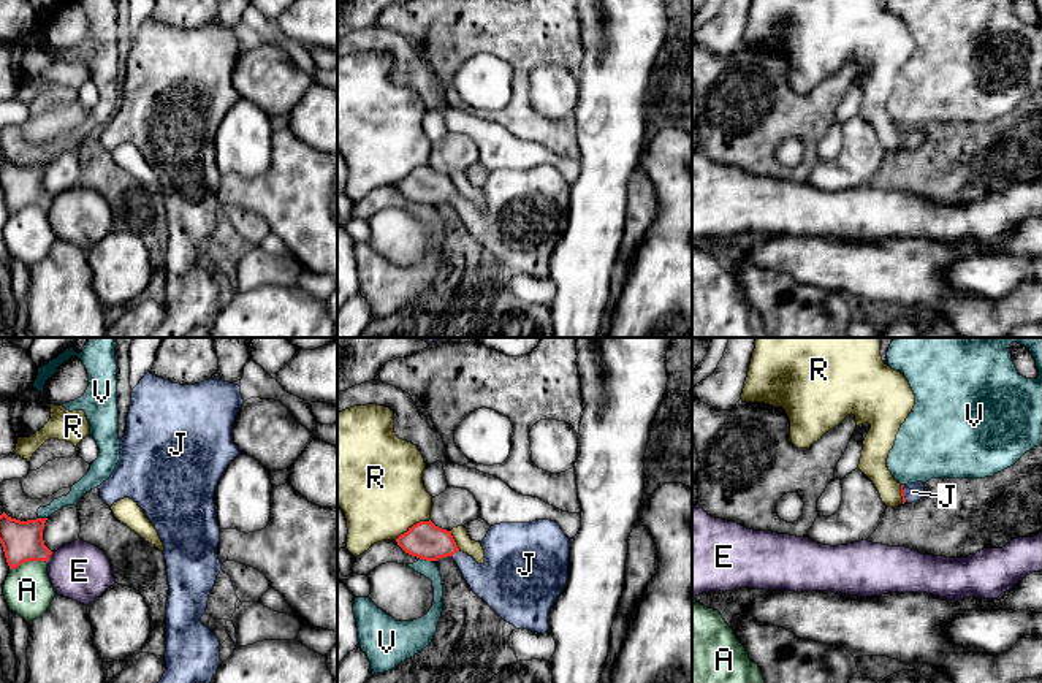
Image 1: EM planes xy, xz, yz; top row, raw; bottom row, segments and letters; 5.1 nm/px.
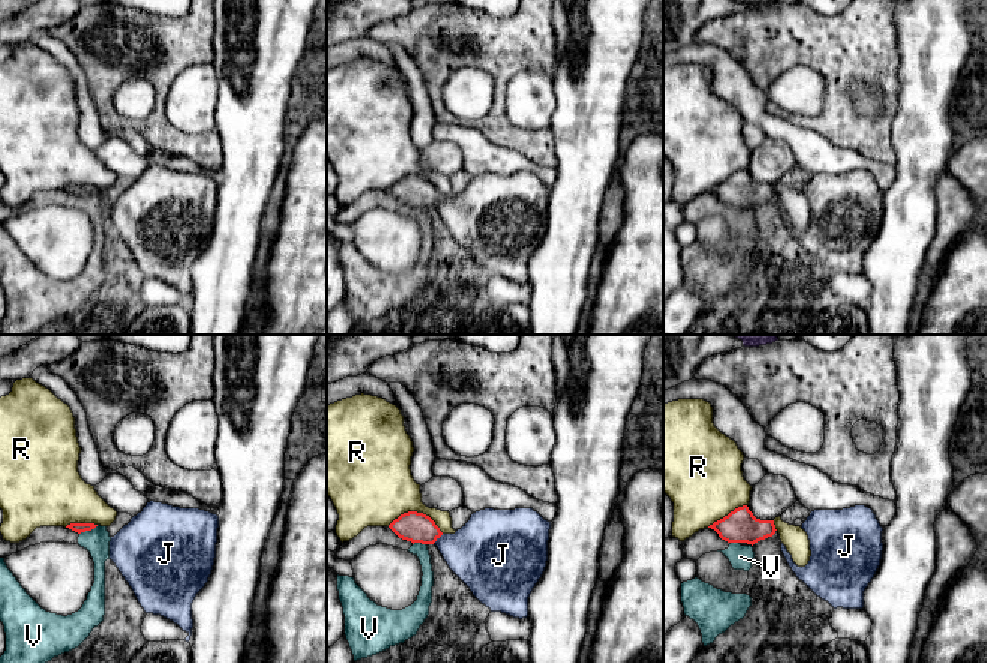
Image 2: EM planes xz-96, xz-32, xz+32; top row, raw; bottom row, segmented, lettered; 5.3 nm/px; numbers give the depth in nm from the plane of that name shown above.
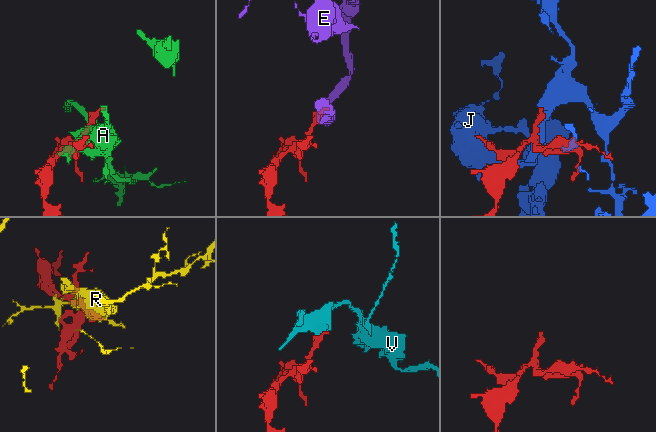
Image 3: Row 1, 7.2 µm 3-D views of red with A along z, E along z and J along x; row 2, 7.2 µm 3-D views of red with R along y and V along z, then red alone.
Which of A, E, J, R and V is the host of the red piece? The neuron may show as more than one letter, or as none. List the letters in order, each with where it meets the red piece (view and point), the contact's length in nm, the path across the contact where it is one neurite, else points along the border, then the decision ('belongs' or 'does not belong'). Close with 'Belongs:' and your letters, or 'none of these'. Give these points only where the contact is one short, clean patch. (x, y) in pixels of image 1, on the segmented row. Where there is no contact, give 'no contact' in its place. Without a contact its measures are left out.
A: meets red in xy at (27, 560); contact 200 nm long; does not belong
E: meets red in xy at (49, 555); contact 70 nm long; border along xy (53, 552), (46, 561); does not belong
J: meets red in xz at (455, 552); contact 50 nm long; runs through xz (425, 541), (439, 542), (455, 552), (483, 568), (504, 547); belongs
R: meets red in xz at (414, 525); contact 220 nm long; does not belong
V: meets red in xz at (426, 560); contact 70 nm long; does not belong
Belongs: J

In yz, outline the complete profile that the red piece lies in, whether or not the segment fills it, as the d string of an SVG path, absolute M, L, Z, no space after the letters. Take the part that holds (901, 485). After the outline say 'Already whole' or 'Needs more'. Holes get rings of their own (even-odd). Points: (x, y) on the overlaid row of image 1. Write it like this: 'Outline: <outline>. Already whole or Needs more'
Outline: M915 482L915 483L907 483L901 485L901 496L903 496L903 504L912 504L920 501L925 496L925 483Z. Needs more

